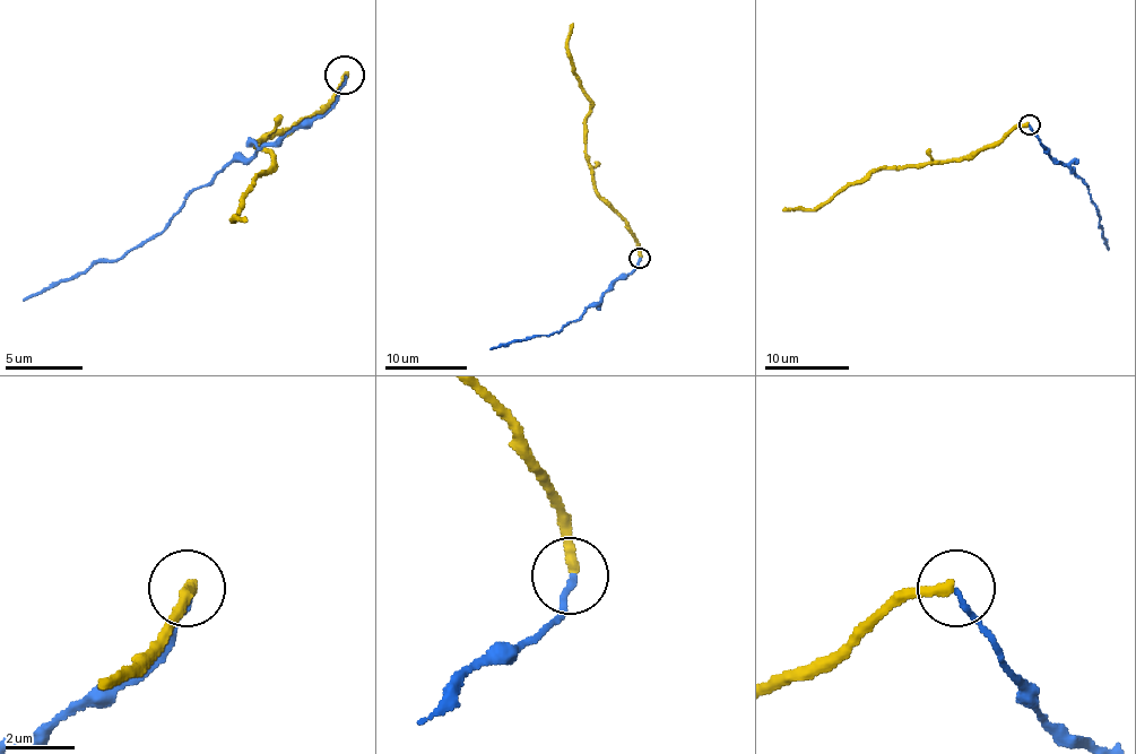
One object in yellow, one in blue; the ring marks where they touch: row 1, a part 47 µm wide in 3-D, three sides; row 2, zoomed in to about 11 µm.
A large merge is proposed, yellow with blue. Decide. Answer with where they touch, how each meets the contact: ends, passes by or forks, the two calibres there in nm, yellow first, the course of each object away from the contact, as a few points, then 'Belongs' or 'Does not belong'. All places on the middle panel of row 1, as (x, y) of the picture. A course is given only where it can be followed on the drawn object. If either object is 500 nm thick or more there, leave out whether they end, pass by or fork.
Place: (640, 258). At the ring yellow ends. At the ring blue ends. Thickness 320 nm (yellow) against 160 nm. Course of yellow: (640, 257), (640, 243), (596, 191), (587, 154), (589, 102), (568, 52), (572, 23). Course of blue: (640, 257), (630, 274), (622, 275), (578, 320), (557, 331), (514, 339), (490, 349). Does not belong

